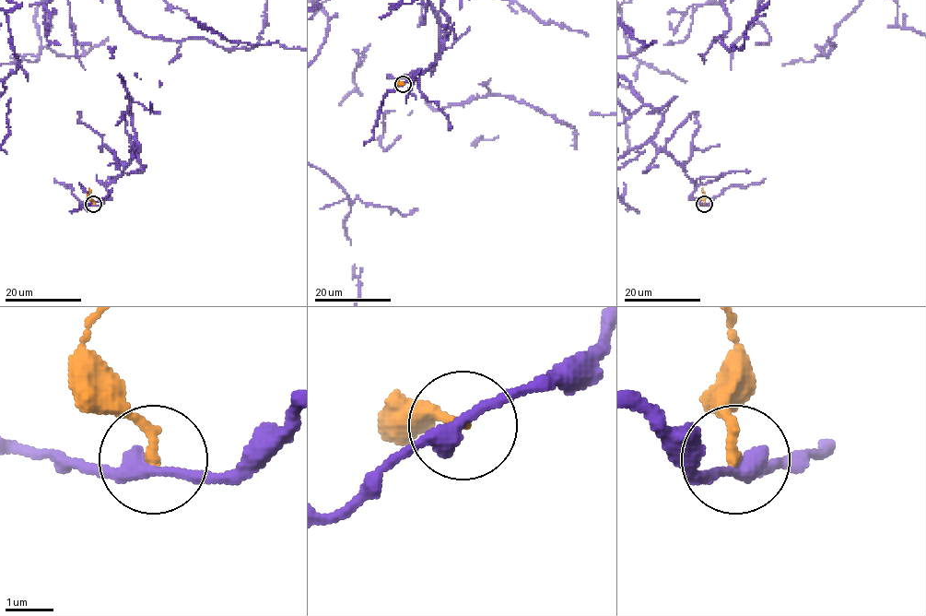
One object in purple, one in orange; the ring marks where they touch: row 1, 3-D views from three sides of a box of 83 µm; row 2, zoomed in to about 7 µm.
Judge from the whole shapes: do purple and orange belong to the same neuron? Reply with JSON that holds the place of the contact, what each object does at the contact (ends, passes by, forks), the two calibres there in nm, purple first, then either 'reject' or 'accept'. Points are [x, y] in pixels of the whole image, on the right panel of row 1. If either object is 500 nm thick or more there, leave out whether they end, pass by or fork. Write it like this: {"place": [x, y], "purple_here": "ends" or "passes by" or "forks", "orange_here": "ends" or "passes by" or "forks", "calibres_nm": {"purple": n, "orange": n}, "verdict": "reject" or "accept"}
{"place": [704, 204], "purple_here": "passes by", "orange_here": "ends", "calibres_nm": {"purple": 320, "orange": 240}, "verdict": "reject"}

